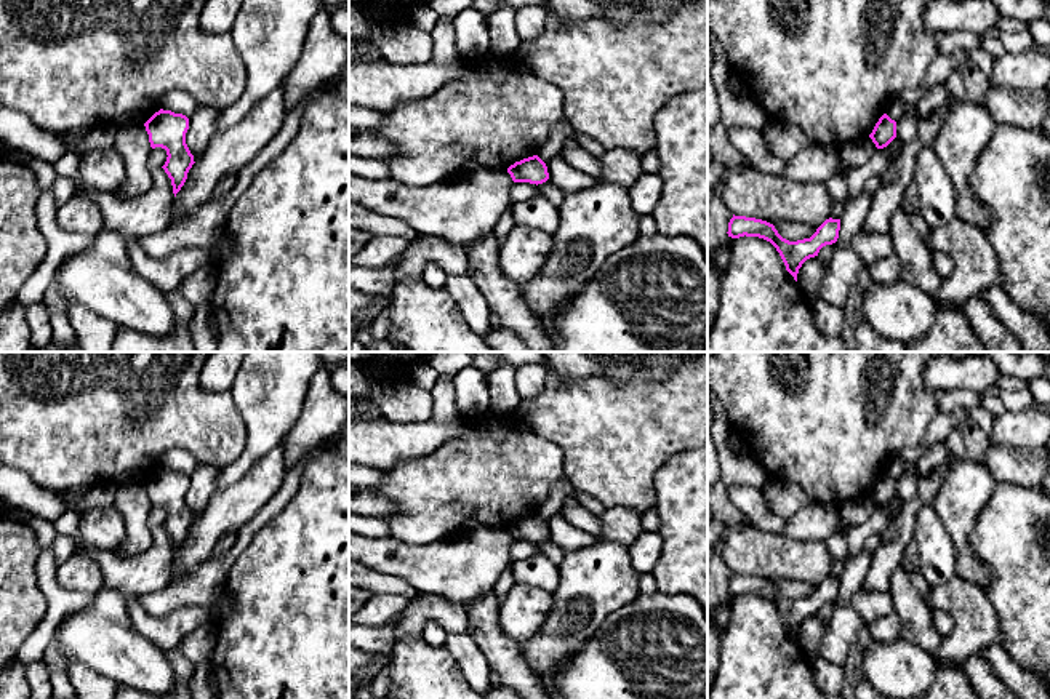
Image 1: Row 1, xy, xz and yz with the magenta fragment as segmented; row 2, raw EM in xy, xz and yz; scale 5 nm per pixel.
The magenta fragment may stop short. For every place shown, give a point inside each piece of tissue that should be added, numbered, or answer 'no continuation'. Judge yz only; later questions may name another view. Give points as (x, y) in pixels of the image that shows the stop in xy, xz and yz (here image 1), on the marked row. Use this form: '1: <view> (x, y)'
no continuation

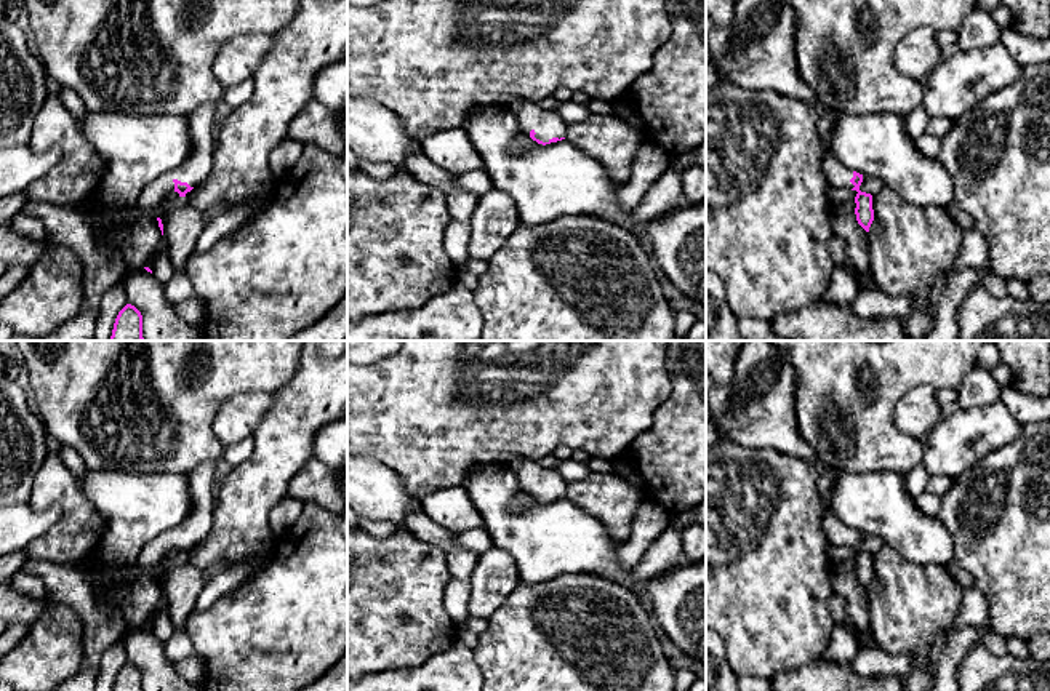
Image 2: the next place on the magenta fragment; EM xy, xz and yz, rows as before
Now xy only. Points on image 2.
1: xy (199, 165)

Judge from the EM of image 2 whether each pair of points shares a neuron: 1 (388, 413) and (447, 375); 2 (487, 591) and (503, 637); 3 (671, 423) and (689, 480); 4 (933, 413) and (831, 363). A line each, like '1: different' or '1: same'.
1: same
2: different
3: same
4: different

